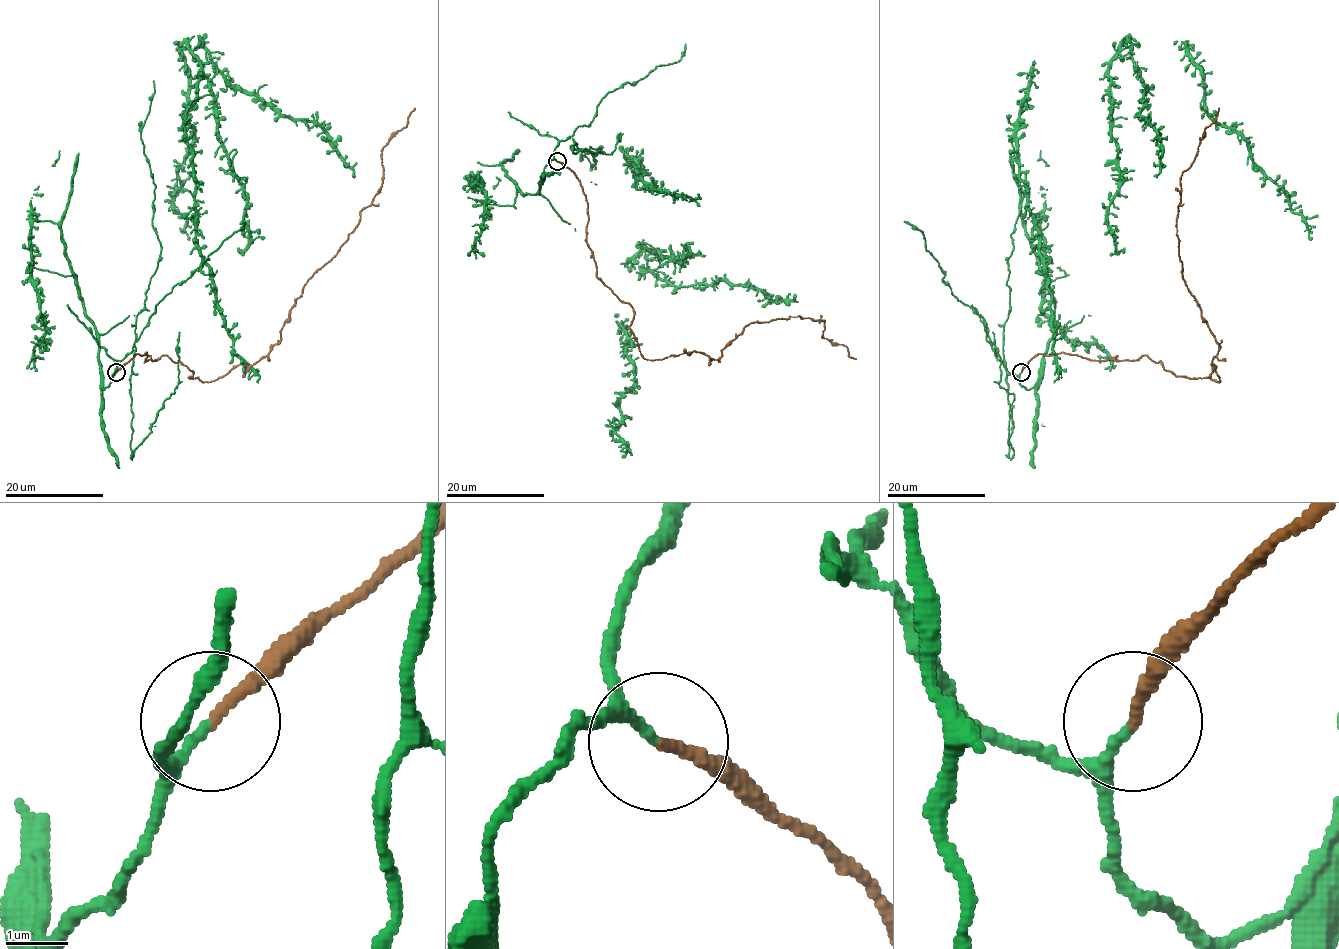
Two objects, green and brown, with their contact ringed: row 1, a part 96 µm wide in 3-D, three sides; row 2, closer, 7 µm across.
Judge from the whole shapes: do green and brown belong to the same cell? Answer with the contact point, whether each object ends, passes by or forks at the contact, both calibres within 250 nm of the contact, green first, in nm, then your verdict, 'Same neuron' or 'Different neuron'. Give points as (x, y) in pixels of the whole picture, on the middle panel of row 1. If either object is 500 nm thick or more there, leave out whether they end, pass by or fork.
Place: (557, 161). At the ring green ends. At the ring brown ends. Thickness 160 nm (green) against 180 nm. Same neuron

